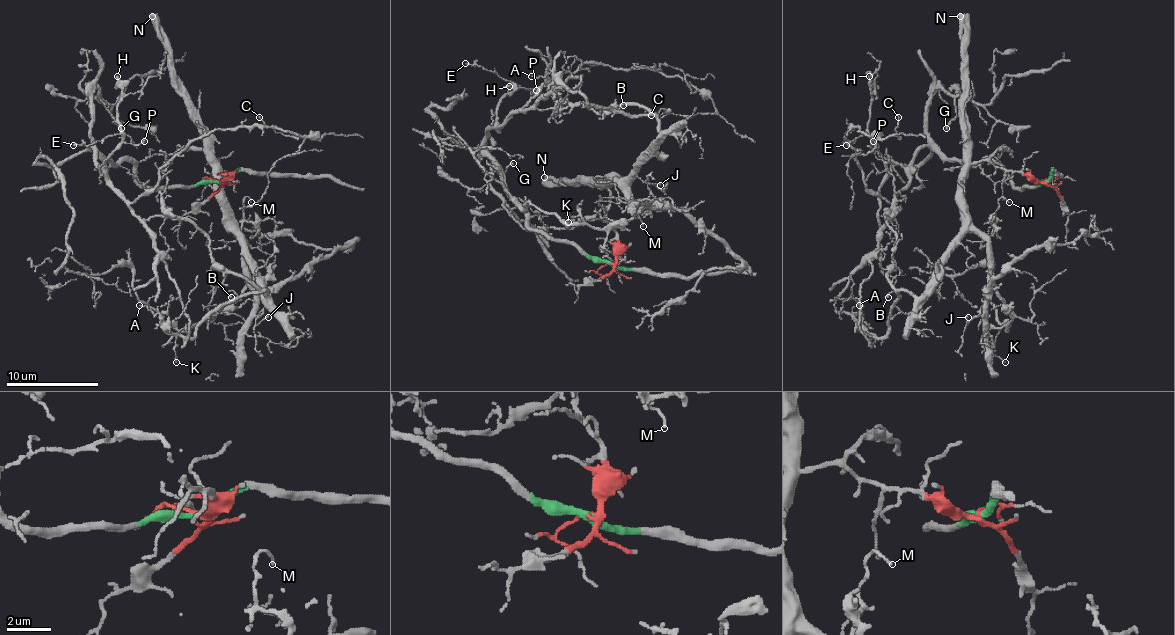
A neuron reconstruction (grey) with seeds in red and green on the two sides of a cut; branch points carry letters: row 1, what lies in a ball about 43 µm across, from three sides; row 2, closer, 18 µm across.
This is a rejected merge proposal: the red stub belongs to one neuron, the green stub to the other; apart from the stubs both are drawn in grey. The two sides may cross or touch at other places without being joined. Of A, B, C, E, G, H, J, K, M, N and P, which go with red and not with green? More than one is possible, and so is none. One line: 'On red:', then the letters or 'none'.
On red: A, B, J, K, M, N

